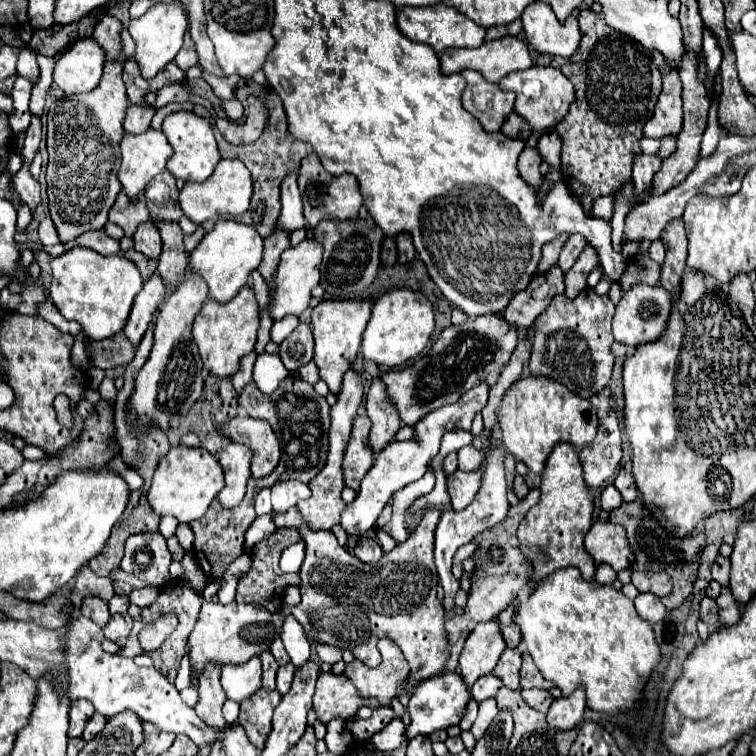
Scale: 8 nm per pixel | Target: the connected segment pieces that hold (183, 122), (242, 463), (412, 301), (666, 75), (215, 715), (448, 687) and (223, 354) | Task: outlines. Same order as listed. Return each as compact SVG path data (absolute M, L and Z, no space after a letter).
M175 112L175 114L169 114L163 120L161 130L163 130L163 134L167 136L167 140L173 148L173 156L167 162L167 170L175 178L181 178L185 182L189 182L189 180L191 182L205 182L213 174L217 162L221 160L209 120L195 116L193 112Z
M227 444L221 452L219 452L219 464L225 472L225 488L219 492L217 500L221 504L221 508L235 508L243 496L245 496L245 484L251 476L249 470L249 462L251 462L251 450L249 446L243 444Z
M393 288L373 304L371 320L363 332L361 354L365 360L371 360L379 366L387 368L401 366L403 362L421 354L421 350L427 346L431 338L433 328L435 318L431 302L421 292L413 292L409 288Z
M657 50L652 51L652 60L657 62L657 68L661 70L661 94L657 98L657 106L653 110L653 116L643 128L643 136L647 138L677 138L681 130L681 80L677 70L671 70L665 62L665 58Z
M217 664L205 666L205 672L201 674L201 682L197 686L199 702L195 704L195 712L199 718L205 718L205 722L209 722L209 726L213 728L225 728L227 724L221 714L225 694L219 684L219 674L221 674L221 666Z
M457 672L439 674L439 676L423 680L421 686L417 686L417 690L413 690L411 700L407 704L407 714L411 718L411 722L407 726L407 736L409 738L413 738L417 734L429 736L435 730L443 730L443 728L449 728L453 724L459 724L469 698L471 698L469 688L461 682L461 676Z
M249 286L241 288L239 294L227 302L219 304L215 300L205 300L201 312L193 322L193 340L199 348L203 366L219 378L231 378L239 370L239 362L243 356L253 352L259 328L259 306L255 302L253 290Z

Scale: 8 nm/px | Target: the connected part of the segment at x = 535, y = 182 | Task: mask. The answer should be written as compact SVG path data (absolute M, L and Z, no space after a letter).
M525 148L519 156L517 168L521 178L531 186L531 188L539 188L543 182L543 176L539 172L539 164L543 162L543 158L539 156L539 152L535 148Z

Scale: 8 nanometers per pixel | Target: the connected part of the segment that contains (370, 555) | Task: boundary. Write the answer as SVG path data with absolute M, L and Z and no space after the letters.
M361 538L359 542L357 542L357 546L355 546L355 552L353 552L361 562L365 562L365 564L375 564L375 562L379 562L379 558L383 556L383 550L381 550L381 546L379 546L379 542L375 540L375 538Z

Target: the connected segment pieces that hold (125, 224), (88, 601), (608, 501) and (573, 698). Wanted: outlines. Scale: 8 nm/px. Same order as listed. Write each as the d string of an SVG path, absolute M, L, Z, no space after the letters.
M123 192L117 196L111 212L109 212L109 220L117 226L123 228L125 236L131 238L137 230L137 226L141 222L149 220L149 210L145 204L145 196L137 196L137 200L129 200Z
M85 598L83 606L81 606L81 614L91 618L93 622L97 622L97 626L105 626L111 618L109 610L107 610L107 602L99 600L99 598Z
M613 484L605 486L605 490L603 490L603 494L601 494L601 508L607 510L607 512L611 512L611 510L615 510L621 502L623 502L623 498L621 498L619 490L617 490Z
M579 686L571 696L563 696L563 698L553 700L553 704L547 712L547 722L559 730L575 728L583 720L585 708L587 708L585 688Z

